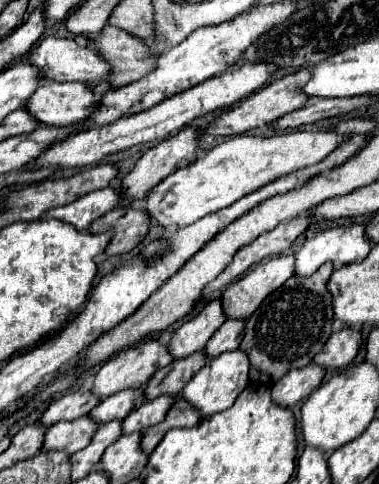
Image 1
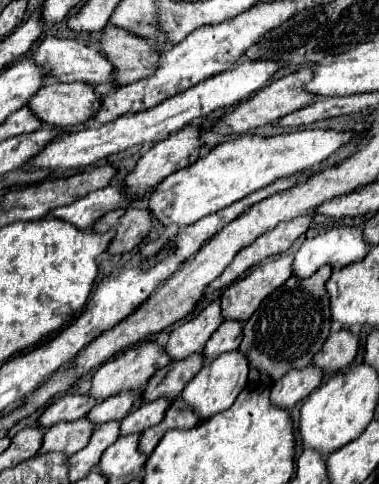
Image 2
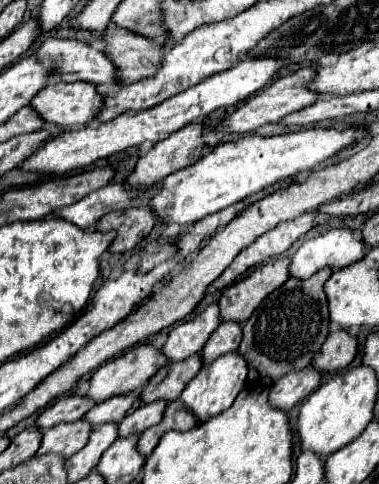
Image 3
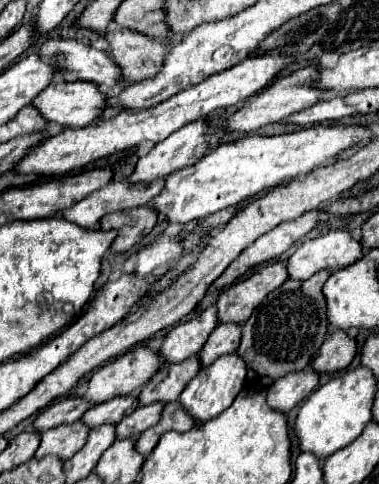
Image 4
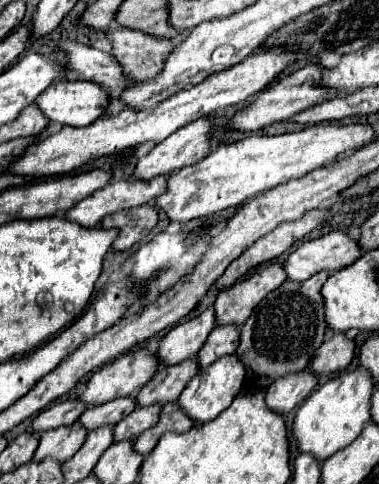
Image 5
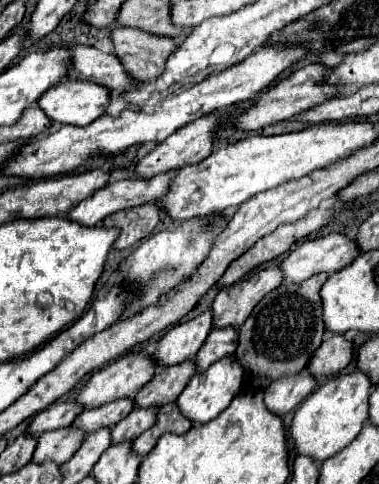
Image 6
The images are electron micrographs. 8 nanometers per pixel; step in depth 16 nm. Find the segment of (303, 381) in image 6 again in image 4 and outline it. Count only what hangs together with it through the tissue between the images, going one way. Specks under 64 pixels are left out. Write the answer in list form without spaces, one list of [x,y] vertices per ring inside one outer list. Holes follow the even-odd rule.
[[[304,368],[300,372],[290,372],[282,376],[268,388],[268,406],[286,414],[294,406],[298,406],[314,388],[318,386],[318,374],[312,368]]]

